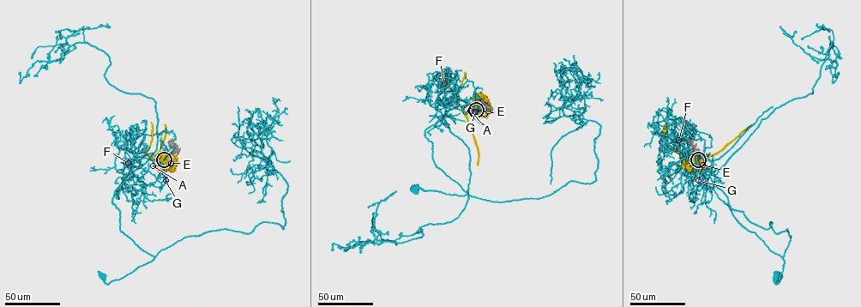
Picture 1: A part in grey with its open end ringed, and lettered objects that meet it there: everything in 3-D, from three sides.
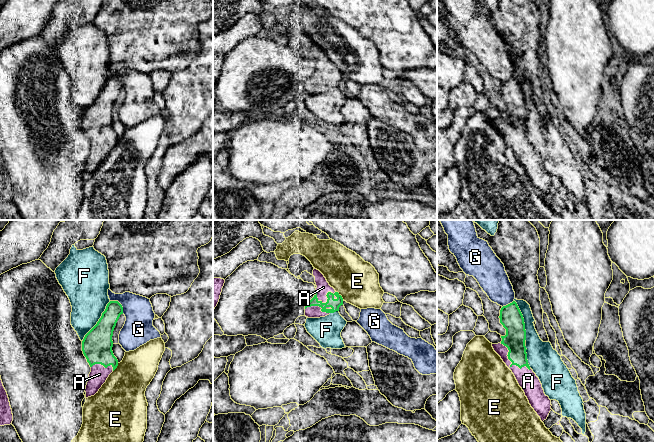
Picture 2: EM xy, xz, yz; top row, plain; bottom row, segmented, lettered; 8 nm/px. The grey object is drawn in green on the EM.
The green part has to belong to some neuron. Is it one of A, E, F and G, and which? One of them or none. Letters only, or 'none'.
A

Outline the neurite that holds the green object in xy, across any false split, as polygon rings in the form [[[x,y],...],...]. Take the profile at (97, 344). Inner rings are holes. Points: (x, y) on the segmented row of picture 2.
[[[110,301],[97,324],[82,341],[83,354],[91,367],[85,389],[86,398],[98,393],[118,366],[118,360],[112,351],[112,336],[121,314],[123,314],[122,305],[118,301]]]

